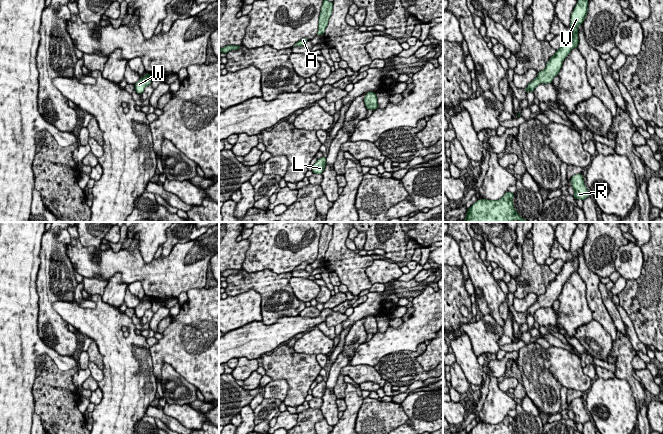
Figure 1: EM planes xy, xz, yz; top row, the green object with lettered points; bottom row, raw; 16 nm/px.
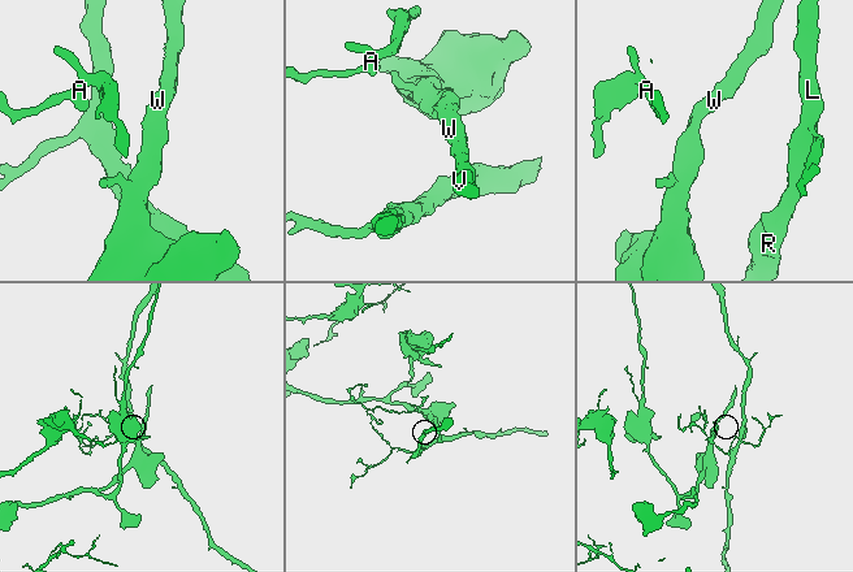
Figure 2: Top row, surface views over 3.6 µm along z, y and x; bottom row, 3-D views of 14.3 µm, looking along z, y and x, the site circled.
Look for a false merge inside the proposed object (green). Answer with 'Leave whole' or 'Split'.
Leave whole

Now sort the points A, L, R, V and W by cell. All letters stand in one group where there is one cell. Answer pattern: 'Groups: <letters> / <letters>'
Groups: A L R V W

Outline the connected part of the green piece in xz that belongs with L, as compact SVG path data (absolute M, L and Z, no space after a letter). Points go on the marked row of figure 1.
M321 157L317 159L315 164L312 166L312 172L314 174L322 174L326 165L326 157Z

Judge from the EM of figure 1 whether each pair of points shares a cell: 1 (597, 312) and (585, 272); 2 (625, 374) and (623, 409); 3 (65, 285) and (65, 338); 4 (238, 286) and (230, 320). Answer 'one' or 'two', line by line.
1: one
2: two
3: one
4: two

